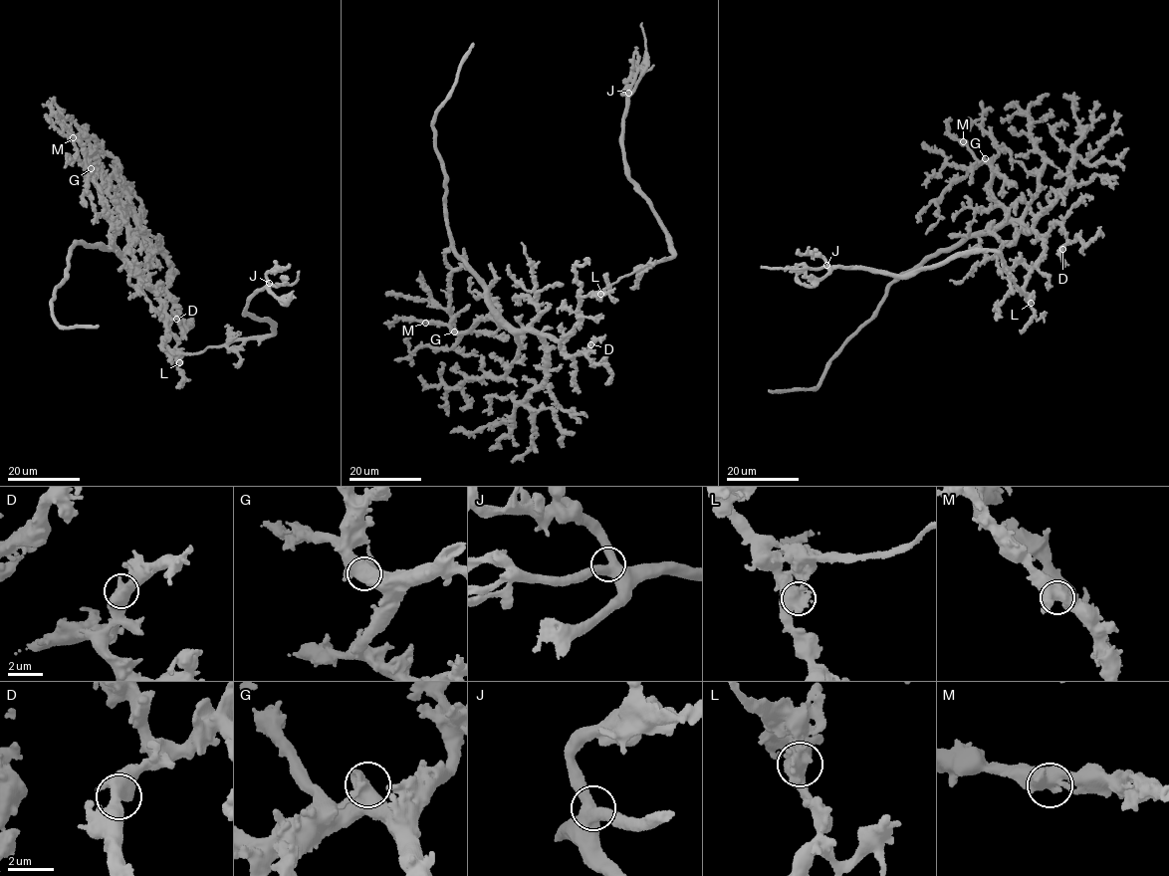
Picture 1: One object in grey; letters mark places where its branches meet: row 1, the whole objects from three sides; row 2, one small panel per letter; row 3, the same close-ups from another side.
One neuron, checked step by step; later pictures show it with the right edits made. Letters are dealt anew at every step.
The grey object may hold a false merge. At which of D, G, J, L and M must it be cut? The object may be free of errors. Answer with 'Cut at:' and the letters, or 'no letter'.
Cut at: L

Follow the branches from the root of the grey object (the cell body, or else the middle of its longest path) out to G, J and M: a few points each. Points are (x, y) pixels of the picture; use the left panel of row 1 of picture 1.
G: (163, 309), (163, 300), (133, 275), (116, 246), (116, 231), (91, 168)
J: (163, 309), (166, 342), (183, 353), (266, 338), (276, 326), (246, 310), (269, 283)
M: (163, 309), (163, 300), (133, 275), (116, 246), (100, 186), (73, 137)

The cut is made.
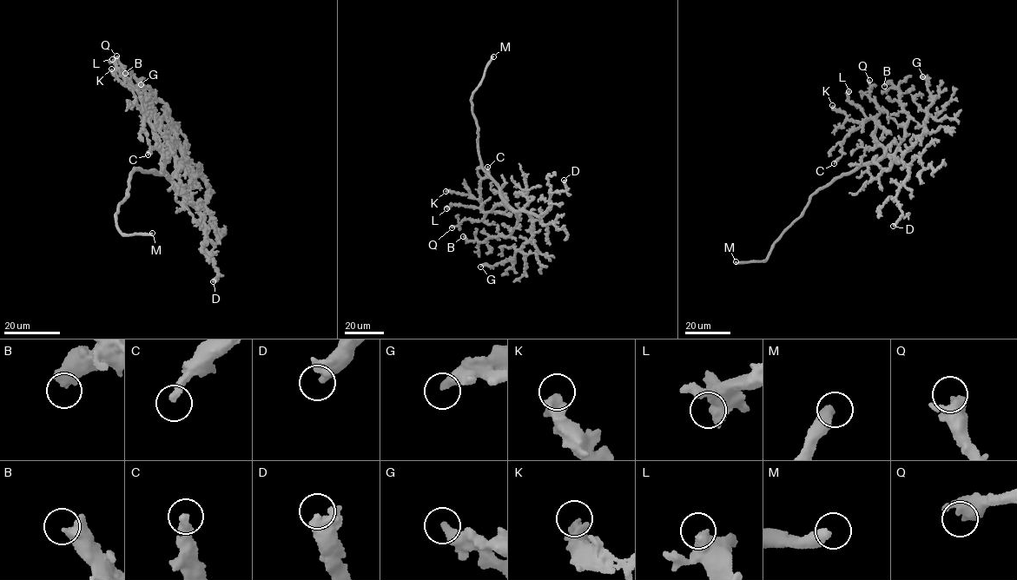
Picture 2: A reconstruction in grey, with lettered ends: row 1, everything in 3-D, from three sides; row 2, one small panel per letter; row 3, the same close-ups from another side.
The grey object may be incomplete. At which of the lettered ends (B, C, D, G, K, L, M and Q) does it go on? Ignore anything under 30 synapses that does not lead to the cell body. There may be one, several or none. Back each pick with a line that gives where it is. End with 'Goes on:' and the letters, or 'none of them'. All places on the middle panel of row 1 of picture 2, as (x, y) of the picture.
M: place (493, 56)
Goes on: M

